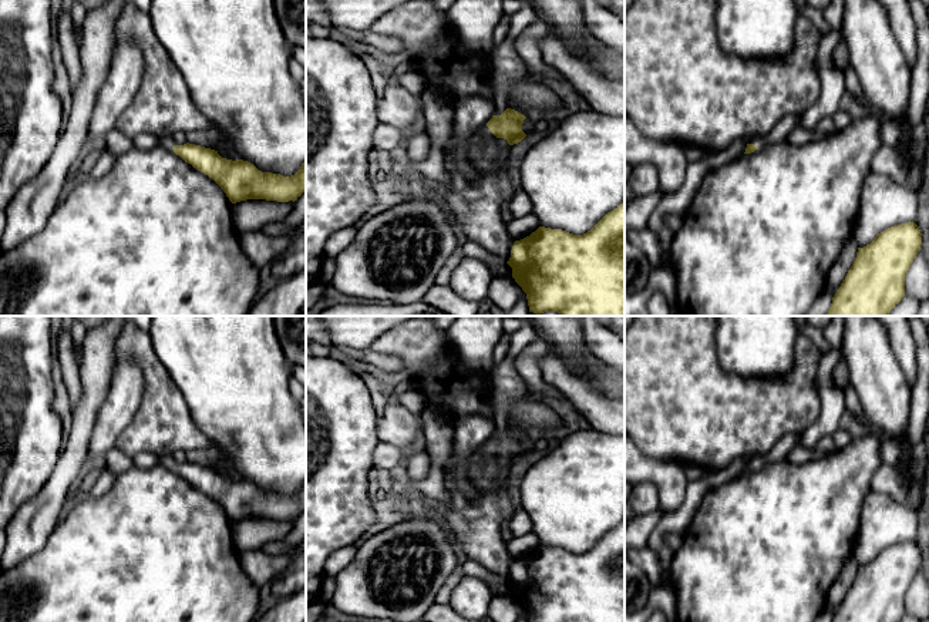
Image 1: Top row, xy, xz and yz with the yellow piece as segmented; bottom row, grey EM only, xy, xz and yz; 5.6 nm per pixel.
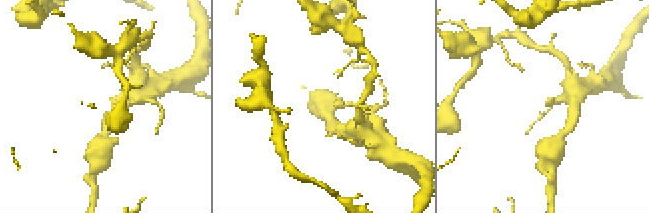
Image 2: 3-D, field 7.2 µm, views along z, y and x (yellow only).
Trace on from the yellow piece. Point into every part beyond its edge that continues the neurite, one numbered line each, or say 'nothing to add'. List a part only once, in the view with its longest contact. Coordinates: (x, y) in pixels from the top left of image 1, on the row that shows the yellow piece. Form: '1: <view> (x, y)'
1: yz (784, 127)

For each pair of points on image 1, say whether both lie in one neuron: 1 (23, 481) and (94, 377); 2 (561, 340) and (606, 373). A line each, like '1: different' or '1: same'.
1: different
2: same

